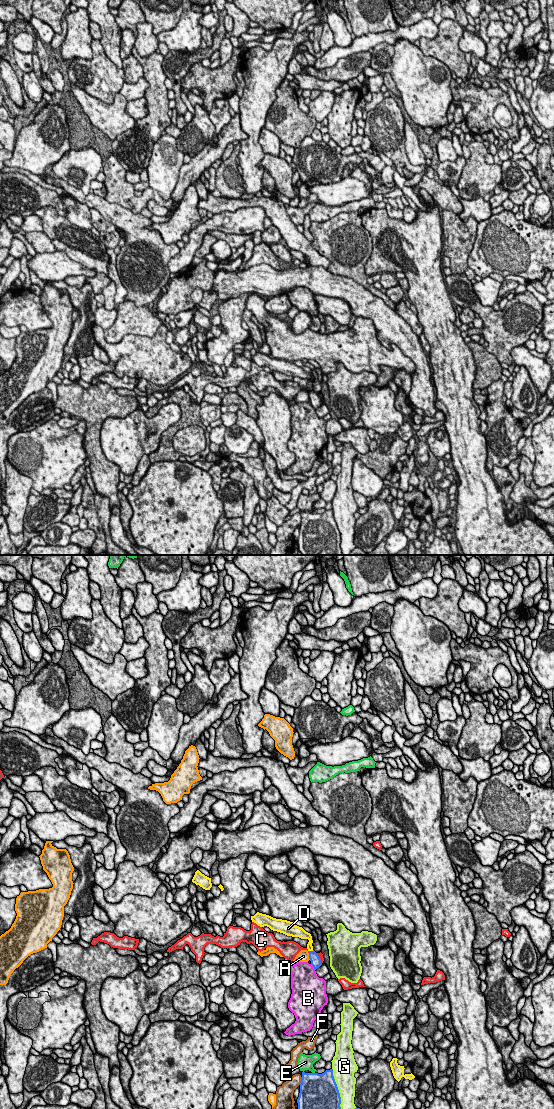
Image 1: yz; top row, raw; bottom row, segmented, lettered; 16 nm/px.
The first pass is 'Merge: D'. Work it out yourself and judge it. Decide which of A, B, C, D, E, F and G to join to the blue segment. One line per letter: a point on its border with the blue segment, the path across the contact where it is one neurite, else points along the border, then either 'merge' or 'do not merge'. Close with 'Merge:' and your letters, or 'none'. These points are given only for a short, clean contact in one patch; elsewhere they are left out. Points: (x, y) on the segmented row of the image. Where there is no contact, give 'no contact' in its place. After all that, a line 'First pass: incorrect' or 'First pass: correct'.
A: contact yz (309, 956); border yz (308, 953), (310, 959); do not merge
B: contact yz (313, 967); do not merge
C: contact yz (319, 958); border yz (316, 953), (322, 962); do not merge
D: contact yz (311, 951); border yz (313, 950), (309, 951); do not merge
E: contact yz (313, 1073); do not merge
F: contact yz (301, 1081); do not merge
G: contact yz (337, 1088); do not merge
Merge: none
First pass: incorrect

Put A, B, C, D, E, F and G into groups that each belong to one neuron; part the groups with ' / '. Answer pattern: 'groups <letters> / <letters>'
groups A / B / C / D / E / F / G

